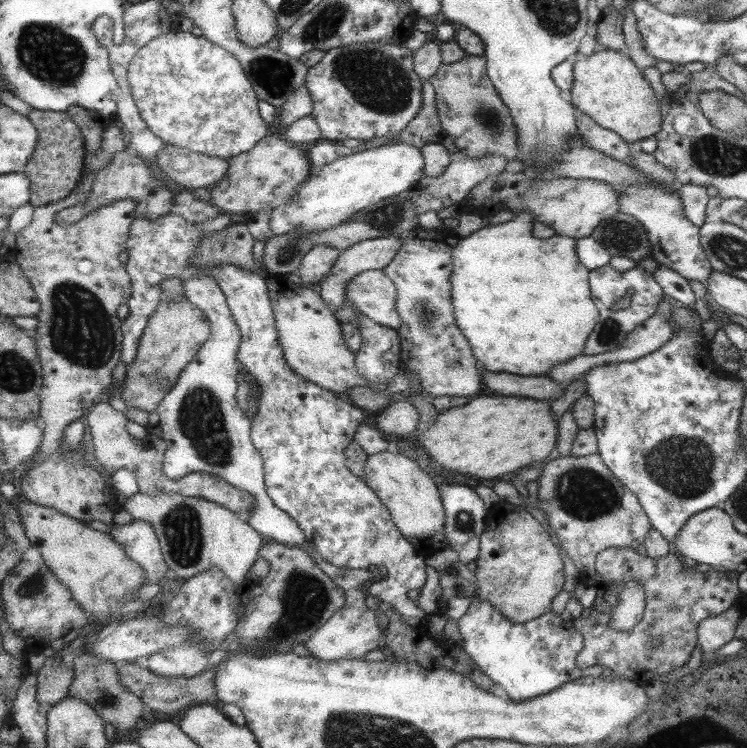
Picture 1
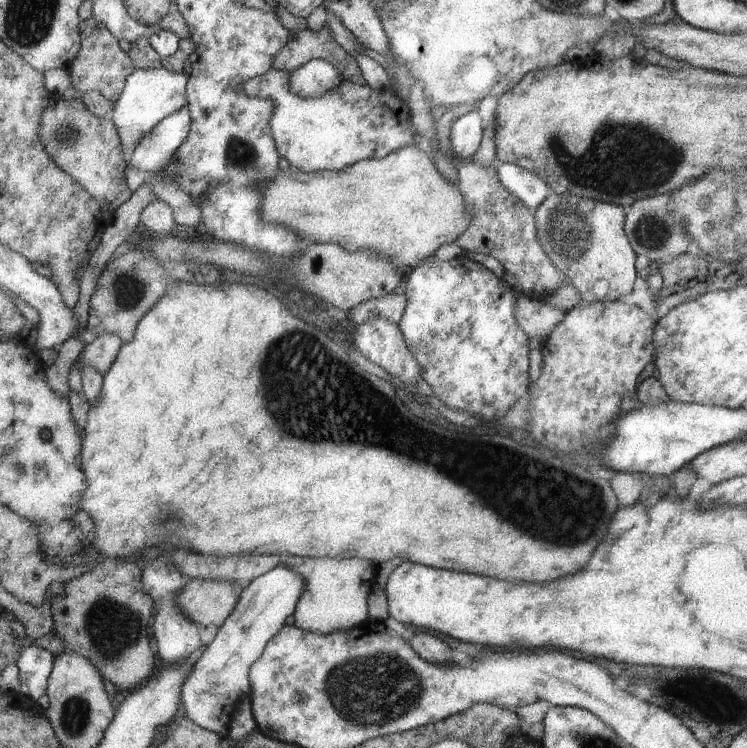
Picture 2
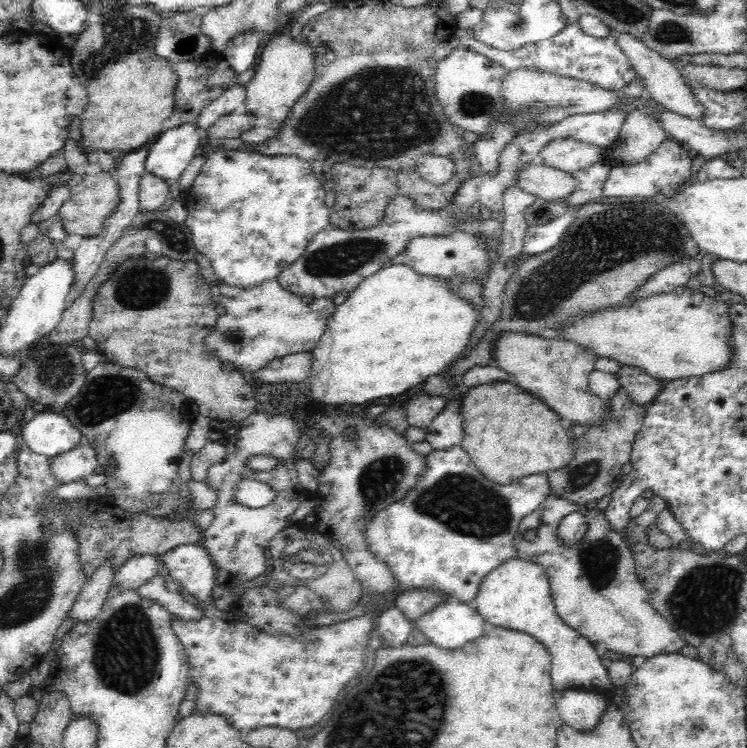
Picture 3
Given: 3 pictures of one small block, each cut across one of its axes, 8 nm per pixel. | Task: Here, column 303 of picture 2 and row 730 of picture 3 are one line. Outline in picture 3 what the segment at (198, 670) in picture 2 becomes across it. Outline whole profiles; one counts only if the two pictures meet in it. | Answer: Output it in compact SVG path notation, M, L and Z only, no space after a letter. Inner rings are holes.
M568 689L555 691L553 696L563 724L577 731L590 731L599 723L606 708L606 698L592 692Z

